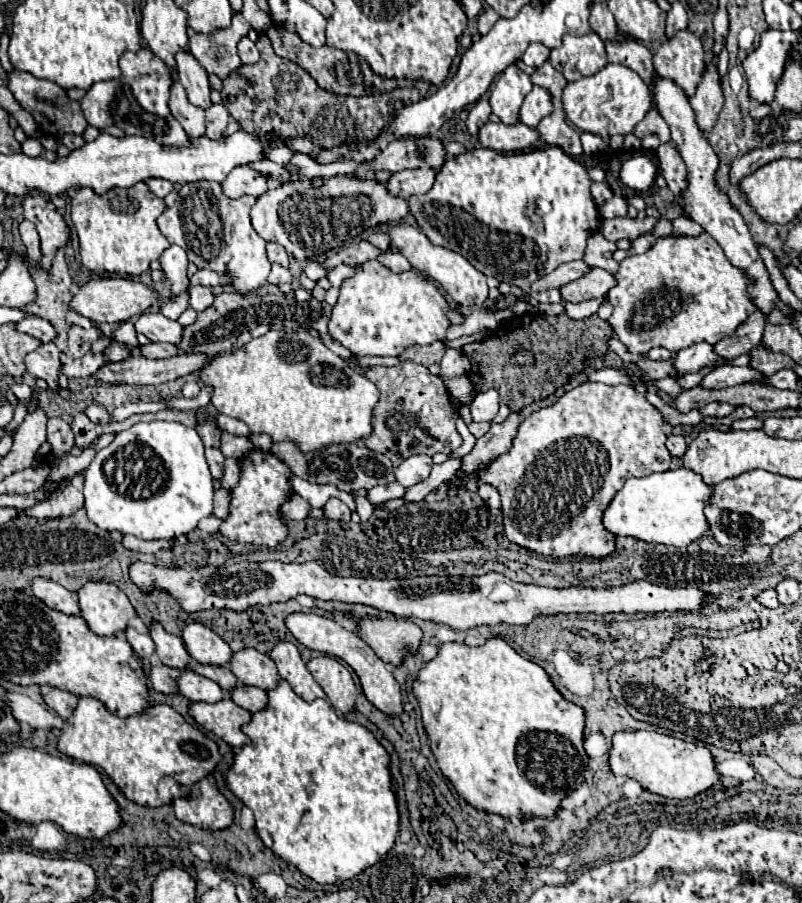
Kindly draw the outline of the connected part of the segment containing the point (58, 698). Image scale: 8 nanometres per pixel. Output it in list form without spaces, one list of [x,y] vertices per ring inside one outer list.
[[[50,689],[50,693],[44,693],[44,703],[54,709],[62,719],[68,719],[78,703],[78,697],[62,689]]]

